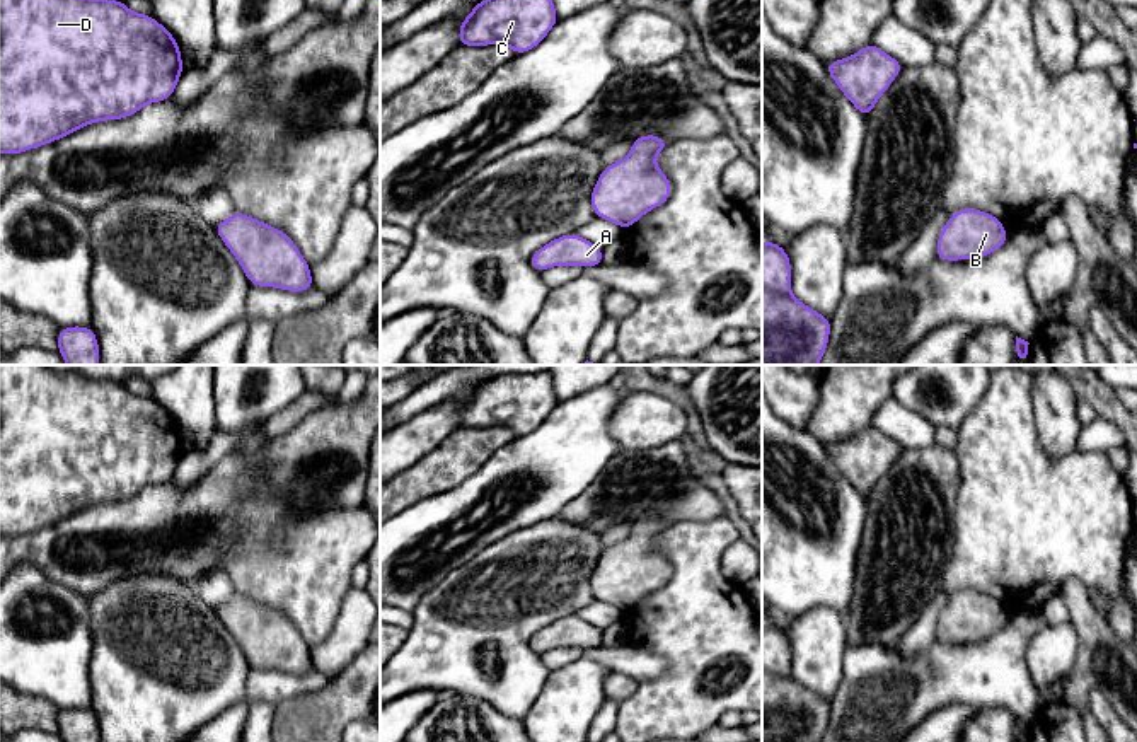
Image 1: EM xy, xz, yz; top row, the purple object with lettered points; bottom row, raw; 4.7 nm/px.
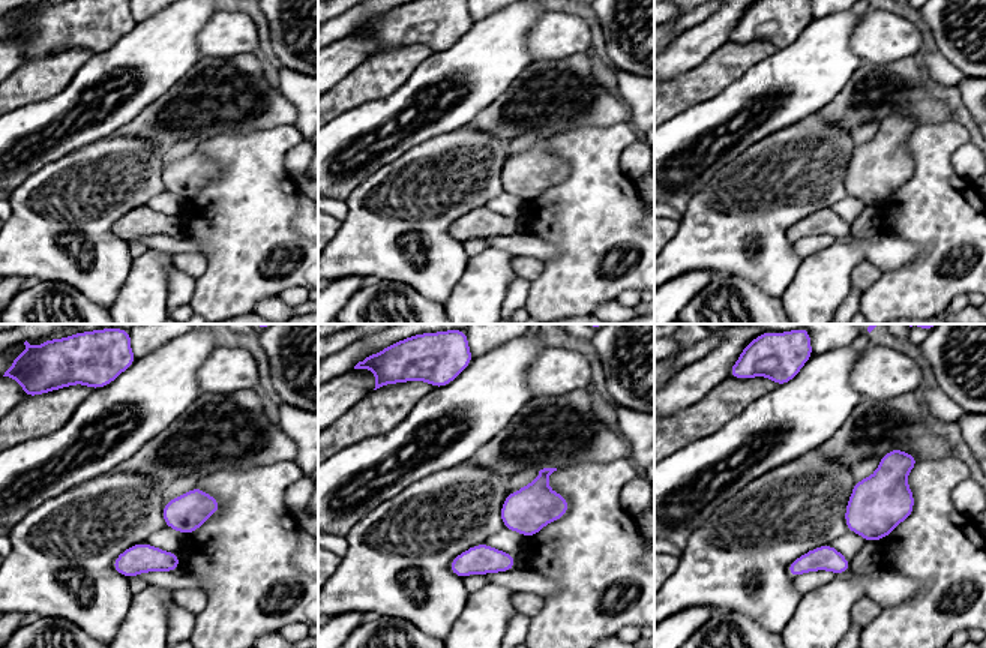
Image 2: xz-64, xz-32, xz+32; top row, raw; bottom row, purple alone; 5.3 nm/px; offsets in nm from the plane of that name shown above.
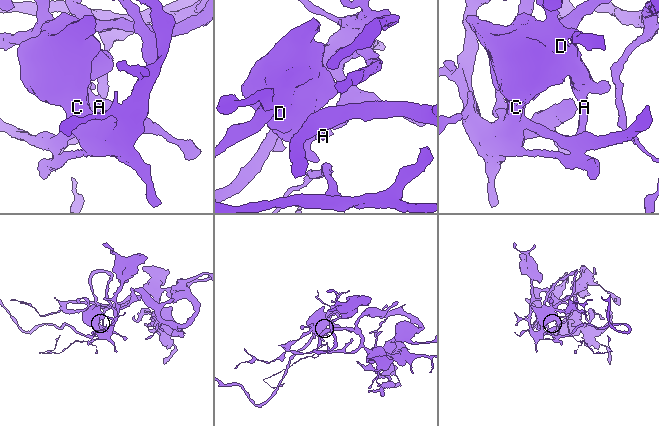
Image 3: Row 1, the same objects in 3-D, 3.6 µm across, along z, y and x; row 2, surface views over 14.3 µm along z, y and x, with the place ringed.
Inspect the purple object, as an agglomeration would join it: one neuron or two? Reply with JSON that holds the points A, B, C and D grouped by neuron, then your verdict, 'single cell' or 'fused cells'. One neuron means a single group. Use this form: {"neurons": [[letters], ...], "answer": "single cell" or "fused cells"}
{"neurons": [["A", "B", "C", "D"]], "answer": "single cell"}

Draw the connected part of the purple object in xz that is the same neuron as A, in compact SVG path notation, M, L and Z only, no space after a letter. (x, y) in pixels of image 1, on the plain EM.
M578 616L561 617L530 638L530 648L537 653L552 648L592 650L603 645L603 631Z

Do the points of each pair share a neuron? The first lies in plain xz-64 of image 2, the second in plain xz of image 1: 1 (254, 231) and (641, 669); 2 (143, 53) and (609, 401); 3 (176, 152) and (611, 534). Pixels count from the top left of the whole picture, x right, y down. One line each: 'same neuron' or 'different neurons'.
1: different neurons
2: same neuron
3: same neuron

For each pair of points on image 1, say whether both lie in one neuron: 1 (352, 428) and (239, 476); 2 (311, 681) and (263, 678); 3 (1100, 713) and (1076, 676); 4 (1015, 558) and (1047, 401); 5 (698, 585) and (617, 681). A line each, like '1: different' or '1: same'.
1: same
2: same
3: different
4: different
5: different

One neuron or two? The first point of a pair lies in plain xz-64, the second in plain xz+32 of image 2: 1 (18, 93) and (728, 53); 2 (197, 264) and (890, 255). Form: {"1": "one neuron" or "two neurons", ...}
{"1": "one neuron", "2": "two neurons"}

